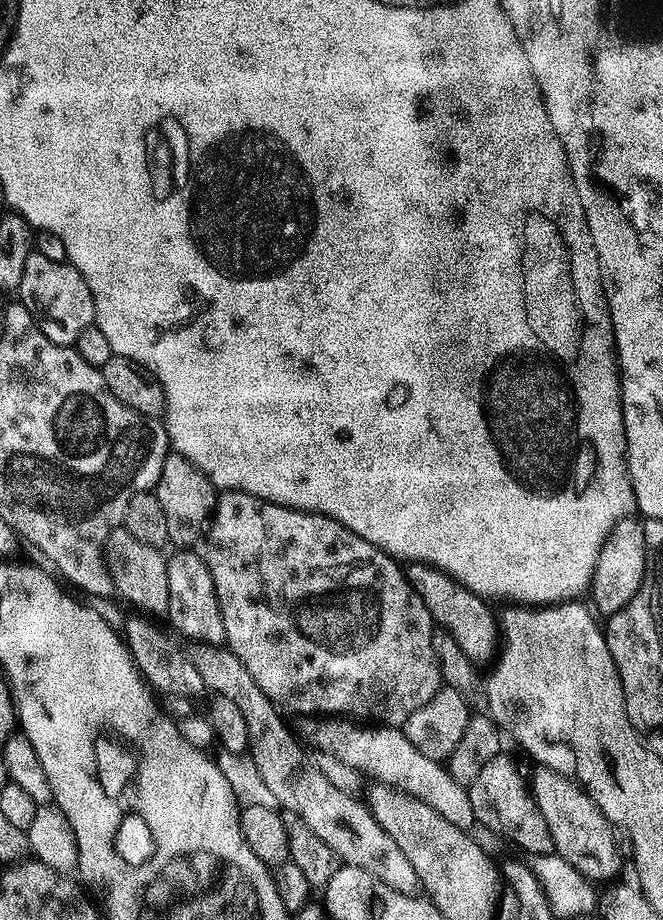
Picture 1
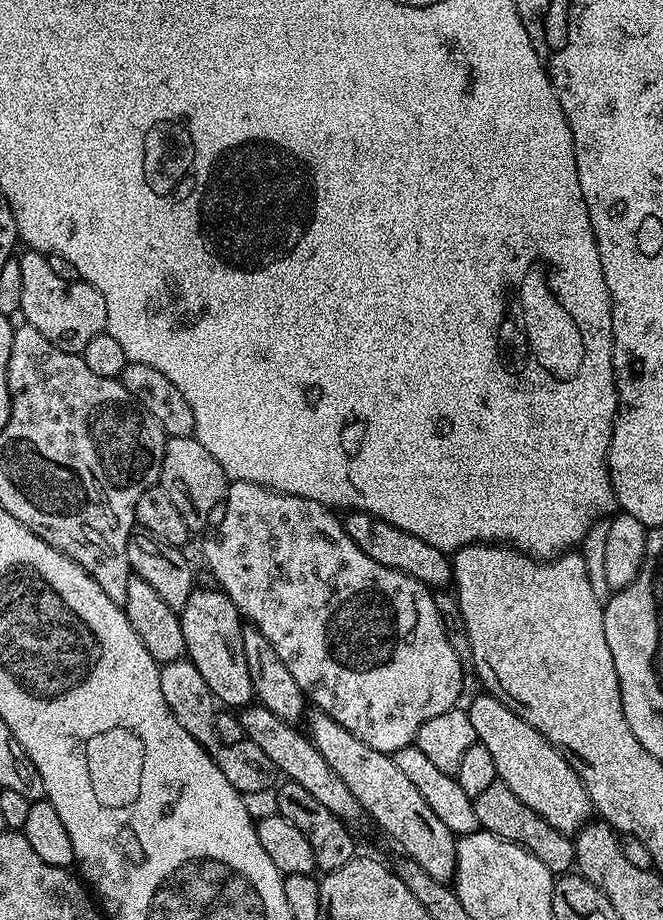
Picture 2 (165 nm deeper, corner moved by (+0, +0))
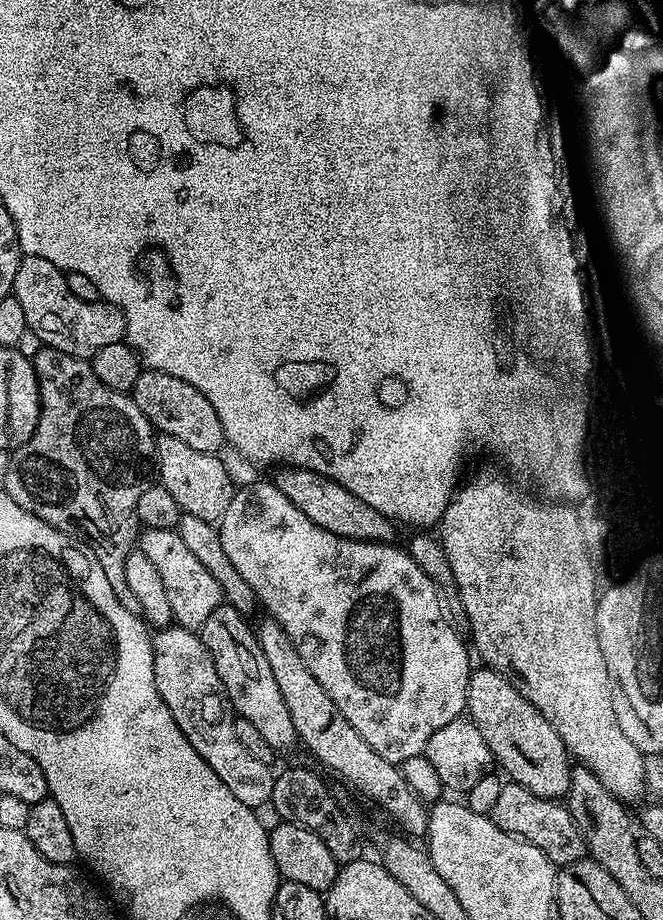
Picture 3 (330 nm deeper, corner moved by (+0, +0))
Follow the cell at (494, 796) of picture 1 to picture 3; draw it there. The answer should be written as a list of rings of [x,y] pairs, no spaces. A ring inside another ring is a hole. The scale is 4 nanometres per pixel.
[[[504,782],[500,785],[490,815],[492,821],[506,834],[524,840],[530,846],[538,846],[538,850],[542,850],[542,854],[546,854],[552,864],[563,866],[585,859],[584,839],[563,803],[542,798],[521,784]]]

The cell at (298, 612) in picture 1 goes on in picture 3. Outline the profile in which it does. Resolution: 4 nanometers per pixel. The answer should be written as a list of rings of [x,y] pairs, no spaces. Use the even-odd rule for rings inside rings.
[[[260,480],[257,484],[248,484],[245,488],[237,487],[232,493],[232,501],[230,506],[226,506],[226,514],[222,514],[218,521],[220,529],[220,538],[222,540],[222,550],[226,550],[227,557],[234,564],[234,570],[238,570],[238,574],[242,574],[242,578],[246,578],[246,582],[250,582],[250,590],[254,590],[259,607],[264,608],[271,619],[278,622],[278,626],[286,632],[286,638],[294,644],[294,650],[298,650],[298,654],[302,658],[302,662],[306,662],[306,667],[310,669],[310,674],[314,674],[314,678],[318,678],[318,686],[322,686],[322,690],[326,690],[326,694],[330,694],[330,702],[334,702],[334,706],[338,706],[338,710],[342,710],[342,714],[346,718],[346,722],[350,722],[350,726],[354,726],[354,730],[358,730],[358,734],[366,742],[366,746],[370,746],[370,750],[382,754],[382,758],[386,758],[386,762],[399,765],[406,762],[406,758],[414,758],[421,755],[426,746],[426,742],[430,738],[430,734],[442,730],[442,726],[446,726],[446,722],[454,722],[459,716],[465,715],[468,706],[468,679],[471,678],[474,668],[468,665],[468,652],[470,656],[470,648],[466,643],[465,637],[459,632],[455,632],[450,626],[446,626],[446,618],[442,618],[442,610],[438,606],[438,594],[434,590],[434,586],[430,582],[430,578],[426,578],[426,574],[422,574],[422,570],[418,570],[418,562],[414,562],[414,558],[410,558],[410,554],[403,547],[395,548],[397,545],[392,542],[381,542],[378,540],[351,540],[350,538],[338,538],[338,534],[330,534],[330,530],[322,530],[322,526],[314,526],[314,522],[310,522],[310,518],[306,518],[306,514],[302,514],[302,510],[298,510],[298,506],[294,506],[294,502],[290,502],[290,498],[286,498],[286,494],[282,494],[282,490],[276,488],[275,483]]]

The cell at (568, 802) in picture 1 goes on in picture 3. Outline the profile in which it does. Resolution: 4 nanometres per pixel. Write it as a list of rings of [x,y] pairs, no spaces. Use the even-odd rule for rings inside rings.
[[[480,666],[473,671],[471,678],[468,679],[468,706],[466,709],[468,719],[478,726],[478,731],[482,738],[486,738],[486,746],[490,746],[493,761],[497,765],[504,767],[503,775],[513,784],[526,786],[534,794],[538,794],[547,800],[559,801],[567,797],[568,787],[572,781],[572,771],[570,769],[570,757],[568,751],[564,749],[562,738],[558,738],[558,730],[542,718],[542,714],[502,674],[498,674],[487,666]]]

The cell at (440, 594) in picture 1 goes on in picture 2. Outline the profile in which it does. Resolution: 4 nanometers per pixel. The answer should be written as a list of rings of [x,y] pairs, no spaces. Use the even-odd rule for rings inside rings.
[[[349,511],[342,523],[354,546],[358,546],[366,558],[374,558],[374,562],[382,567],[398,570],[432,590],[444,590],[452,584],[452,561],[441,548],[430,546],[430,542],[422,542],[422,538],[414,538],[414,534],[406,534],[406,530],[390,522],[377,520],[368,512]]]

